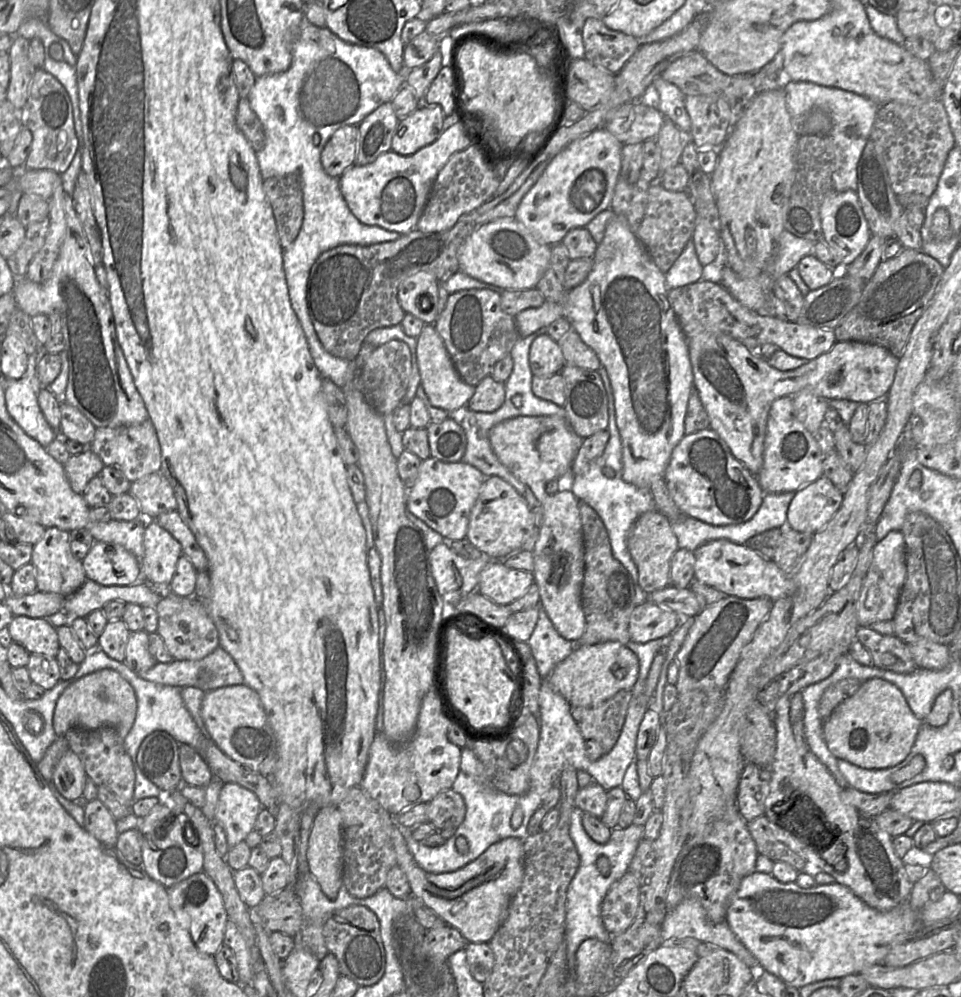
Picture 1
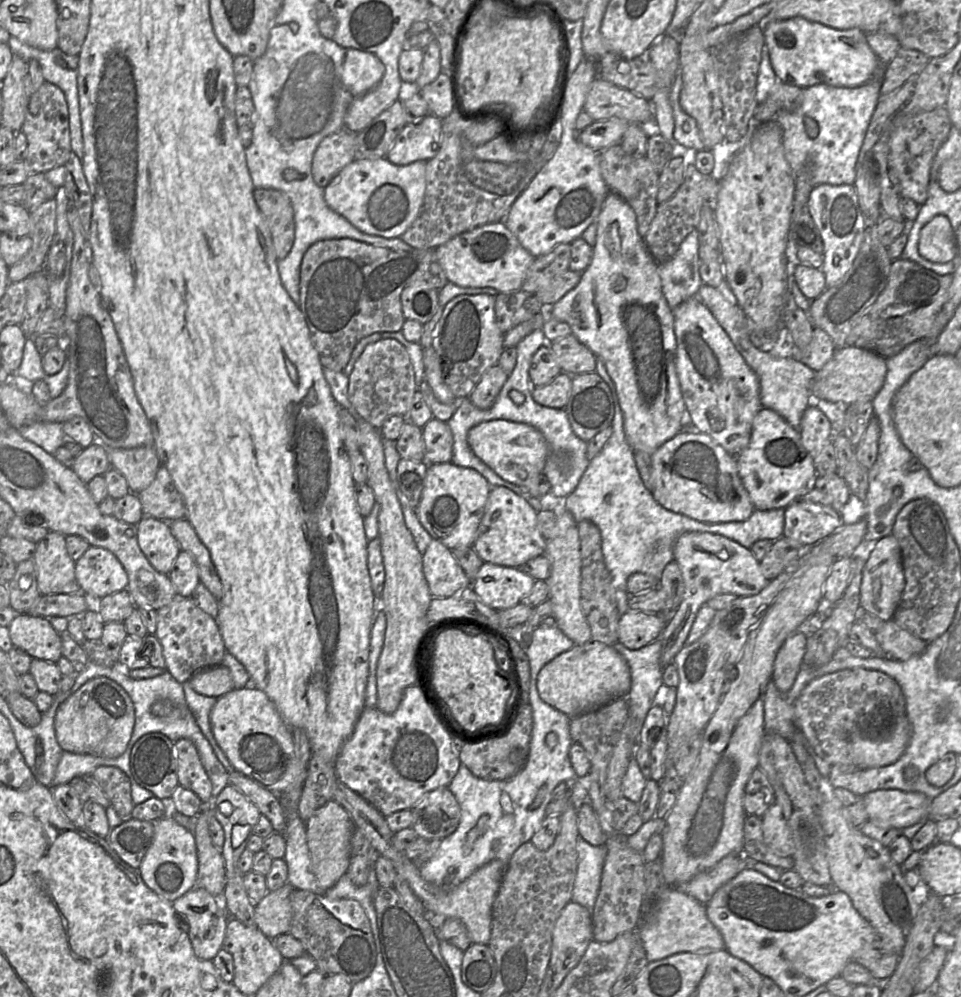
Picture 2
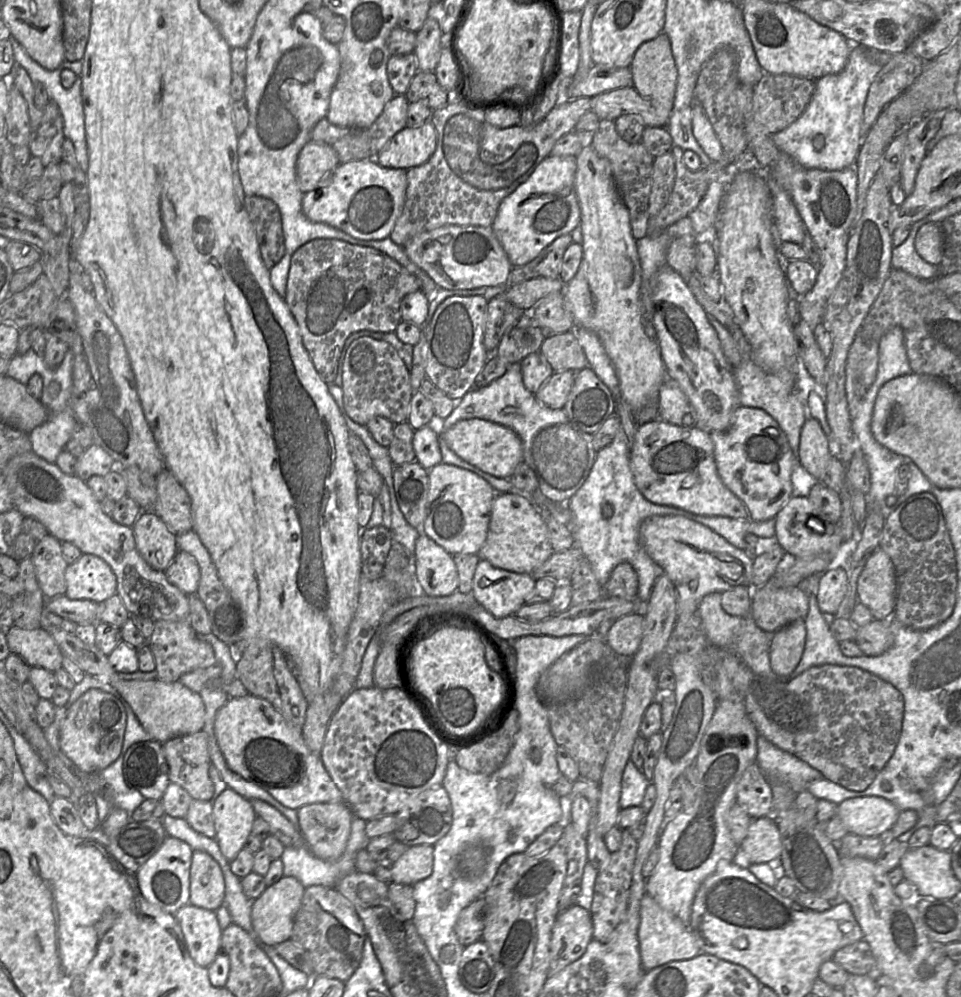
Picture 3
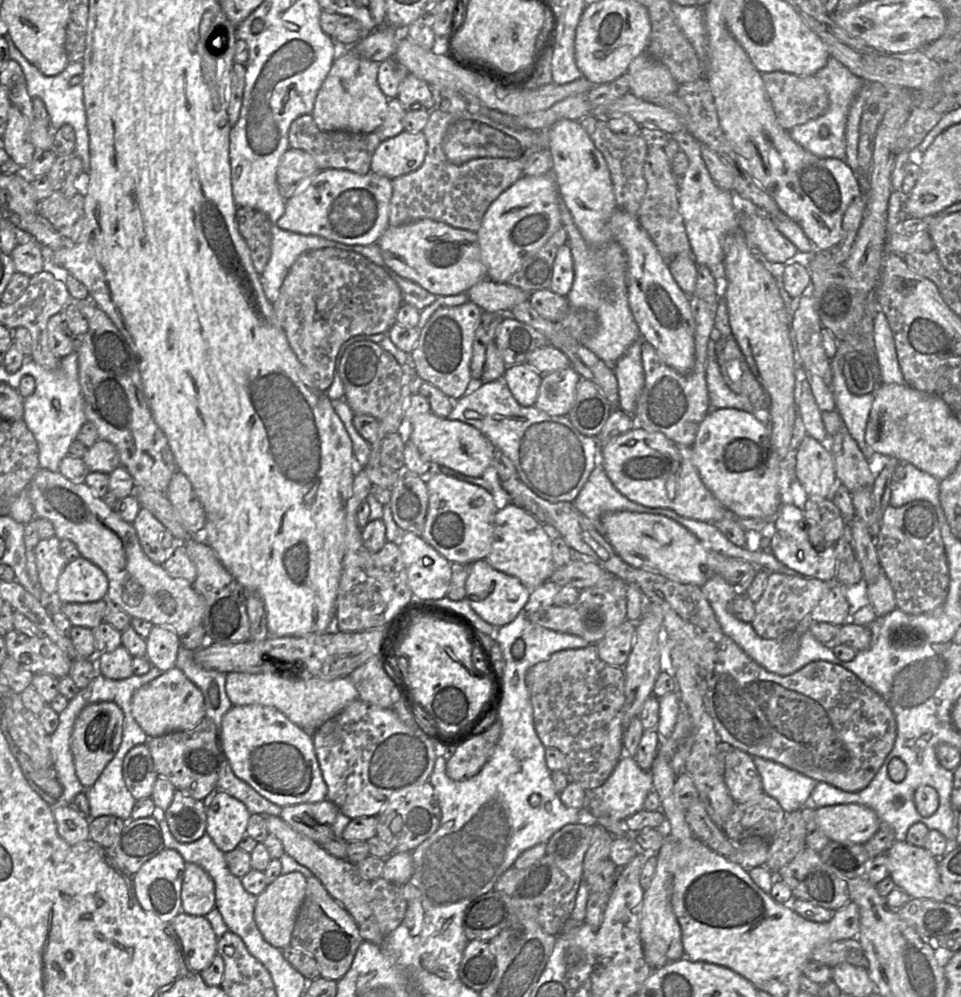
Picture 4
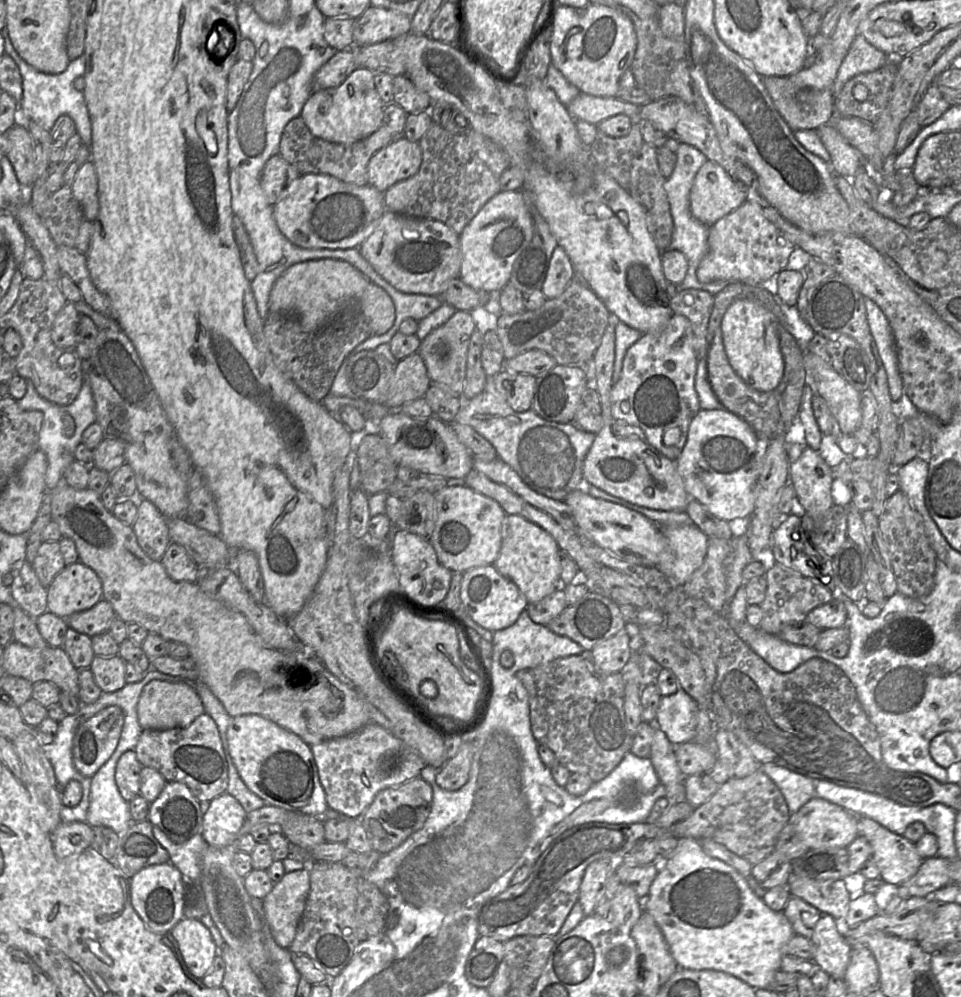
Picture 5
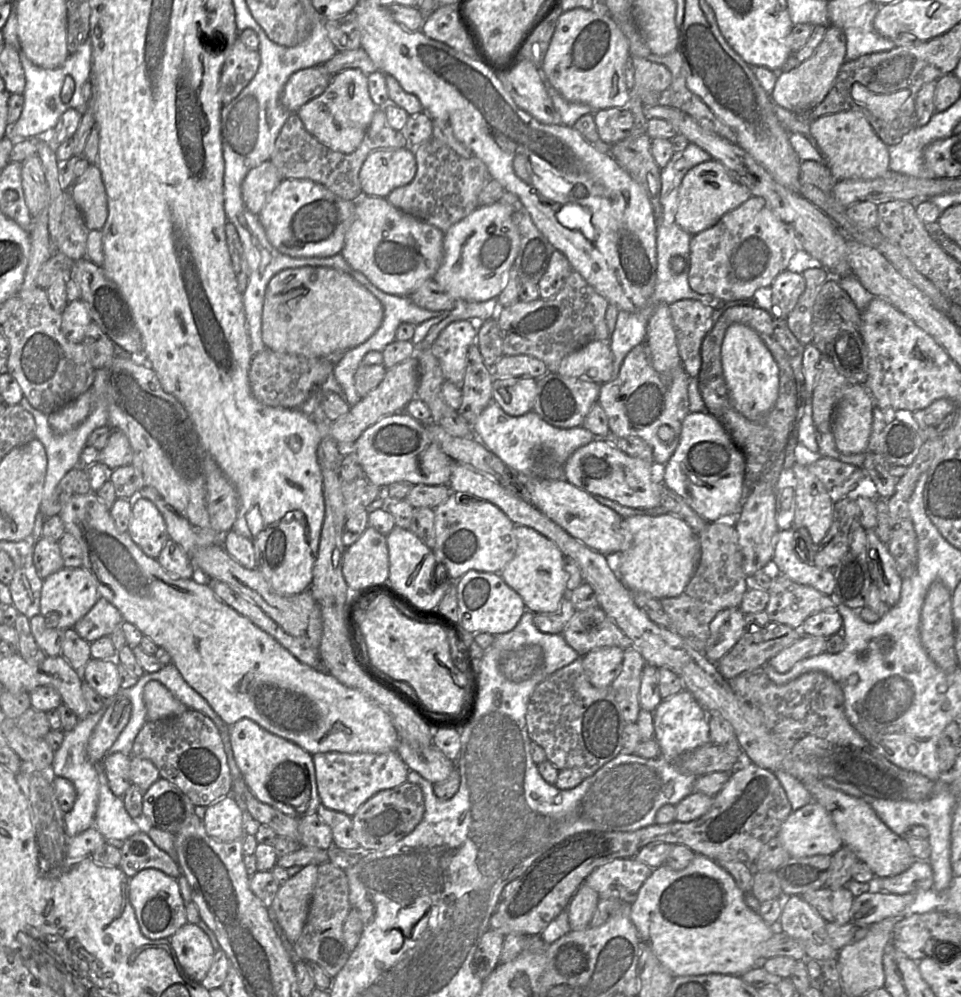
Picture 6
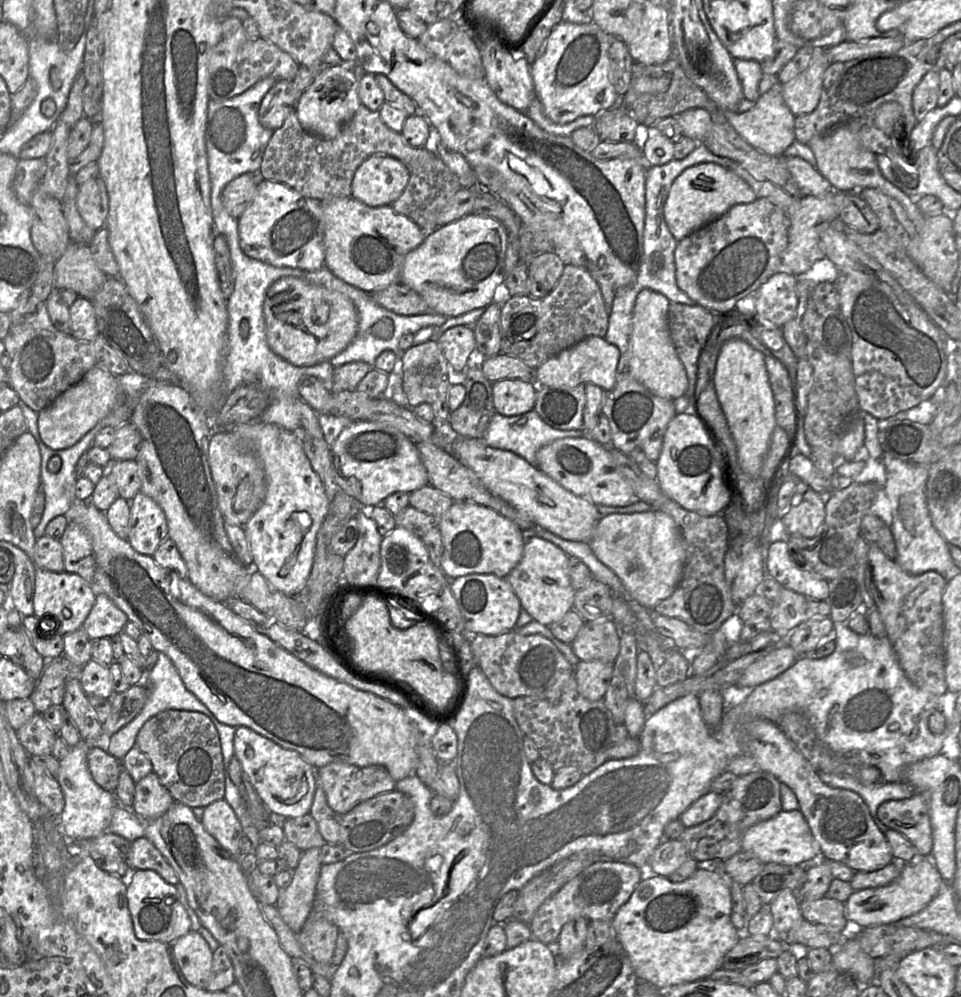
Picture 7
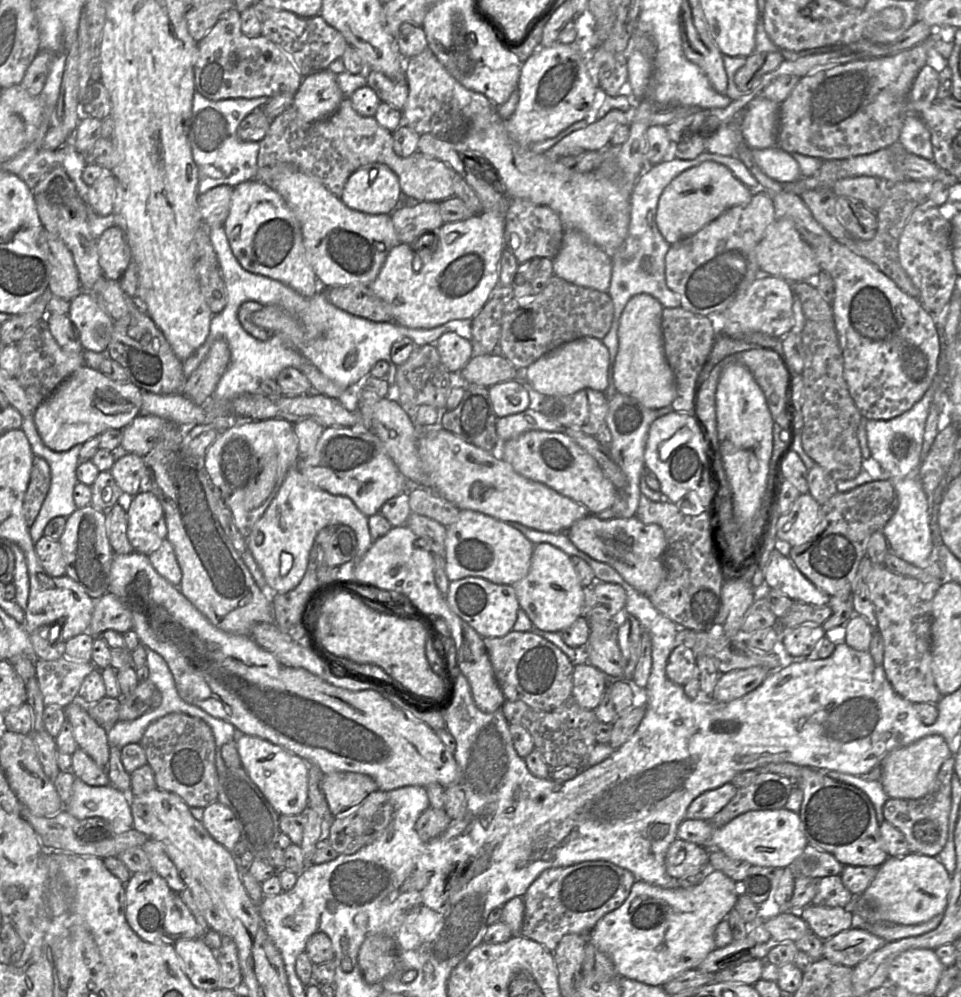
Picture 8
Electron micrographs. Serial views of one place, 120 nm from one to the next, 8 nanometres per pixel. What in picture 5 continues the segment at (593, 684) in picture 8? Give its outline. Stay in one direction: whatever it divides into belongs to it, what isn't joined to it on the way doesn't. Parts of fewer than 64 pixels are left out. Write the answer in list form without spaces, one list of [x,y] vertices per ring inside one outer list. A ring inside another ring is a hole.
[[[622,631],[595,645],[590,651],[598,672],[604,675],[619,673],[632,657],[631,639],[626,631]]]

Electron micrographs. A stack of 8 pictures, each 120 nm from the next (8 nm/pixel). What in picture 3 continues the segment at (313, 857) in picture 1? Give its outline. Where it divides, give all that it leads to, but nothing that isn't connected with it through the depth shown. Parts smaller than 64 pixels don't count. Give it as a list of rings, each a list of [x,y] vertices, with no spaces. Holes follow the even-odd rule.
[[[345,803],[307,804],[297,809],[297,817],[306,845],[317,858],[334,861],[342,856],[354,817]]]

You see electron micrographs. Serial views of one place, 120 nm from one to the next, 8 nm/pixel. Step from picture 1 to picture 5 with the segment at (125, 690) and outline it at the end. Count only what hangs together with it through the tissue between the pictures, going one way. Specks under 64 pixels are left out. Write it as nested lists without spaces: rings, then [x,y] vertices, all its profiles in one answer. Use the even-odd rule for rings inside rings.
[[[109,706],[85,721],[73,740],[73,763],[85,777],[93,775],[114,753],[124,724],[124,714],[118,706]]]

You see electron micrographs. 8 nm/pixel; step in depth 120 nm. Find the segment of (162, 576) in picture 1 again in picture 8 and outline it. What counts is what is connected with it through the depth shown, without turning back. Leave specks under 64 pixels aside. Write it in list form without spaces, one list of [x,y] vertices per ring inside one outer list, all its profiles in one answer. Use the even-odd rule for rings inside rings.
[[[145,486],[135,496],[119,500],[127,511],[127,538],[135,552],[149,555],[167,537],[159,499]]]

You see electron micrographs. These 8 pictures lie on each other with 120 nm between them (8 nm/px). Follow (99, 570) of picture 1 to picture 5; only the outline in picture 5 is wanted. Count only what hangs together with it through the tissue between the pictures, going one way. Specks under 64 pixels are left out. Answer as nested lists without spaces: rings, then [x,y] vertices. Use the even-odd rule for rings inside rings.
[[[80,561],[66,565],[47,587],[47,611],[65,619],[92,608],[101,599],[100,578]]]

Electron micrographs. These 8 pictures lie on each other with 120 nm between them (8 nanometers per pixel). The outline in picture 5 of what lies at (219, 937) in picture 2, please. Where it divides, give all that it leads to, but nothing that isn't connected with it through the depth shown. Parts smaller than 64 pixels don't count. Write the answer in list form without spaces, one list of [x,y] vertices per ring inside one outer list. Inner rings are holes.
[[[183,917],[170,932],[189,972],[201,980],[210,971],[219,952],[211,932],[200,919],[187,917]]]

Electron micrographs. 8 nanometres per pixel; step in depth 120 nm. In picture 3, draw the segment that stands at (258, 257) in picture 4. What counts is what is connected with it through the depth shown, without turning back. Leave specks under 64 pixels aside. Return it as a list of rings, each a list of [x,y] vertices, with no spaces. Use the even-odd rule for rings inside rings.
[[[246,196],[245,207],[256,232],[261,258],[271,269],[285,254],[280,211],[272,200],[260,196]]]

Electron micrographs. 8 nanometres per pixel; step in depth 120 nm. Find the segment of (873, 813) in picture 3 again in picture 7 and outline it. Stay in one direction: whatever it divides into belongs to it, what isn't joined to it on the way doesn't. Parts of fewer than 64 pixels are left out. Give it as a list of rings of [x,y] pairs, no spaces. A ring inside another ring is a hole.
[[[799,809],[781,810],[774,817],[750,827],[743,836],[742,850],[753,853],[765,864],[776,863],[788,866],[812,864],[821,856],[820,848]]]

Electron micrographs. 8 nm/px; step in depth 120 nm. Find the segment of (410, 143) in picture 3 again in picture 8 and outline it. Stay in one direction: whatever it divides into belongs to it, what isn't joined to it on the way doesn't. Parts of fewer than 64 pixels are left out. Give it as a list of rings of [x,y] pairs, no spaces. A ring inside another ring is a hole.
[[[383,164],[363,166],[347,179],[340,200],[358,212],[390,215],[401,202],[398,177]]]

